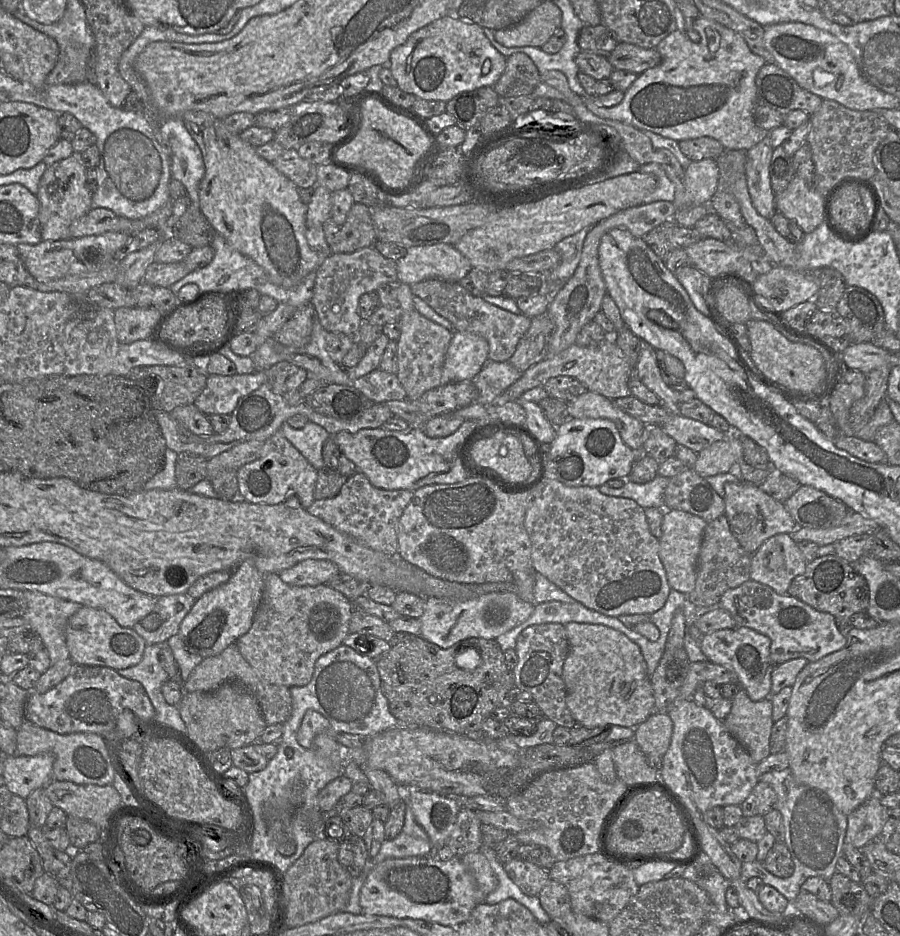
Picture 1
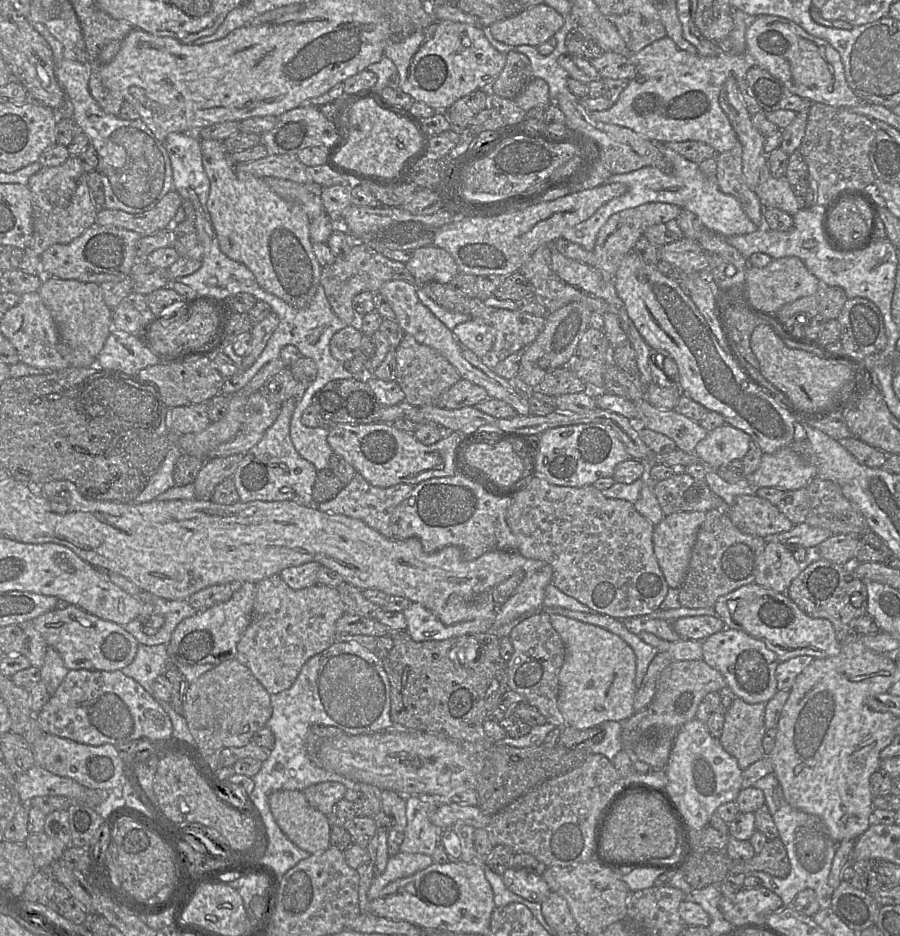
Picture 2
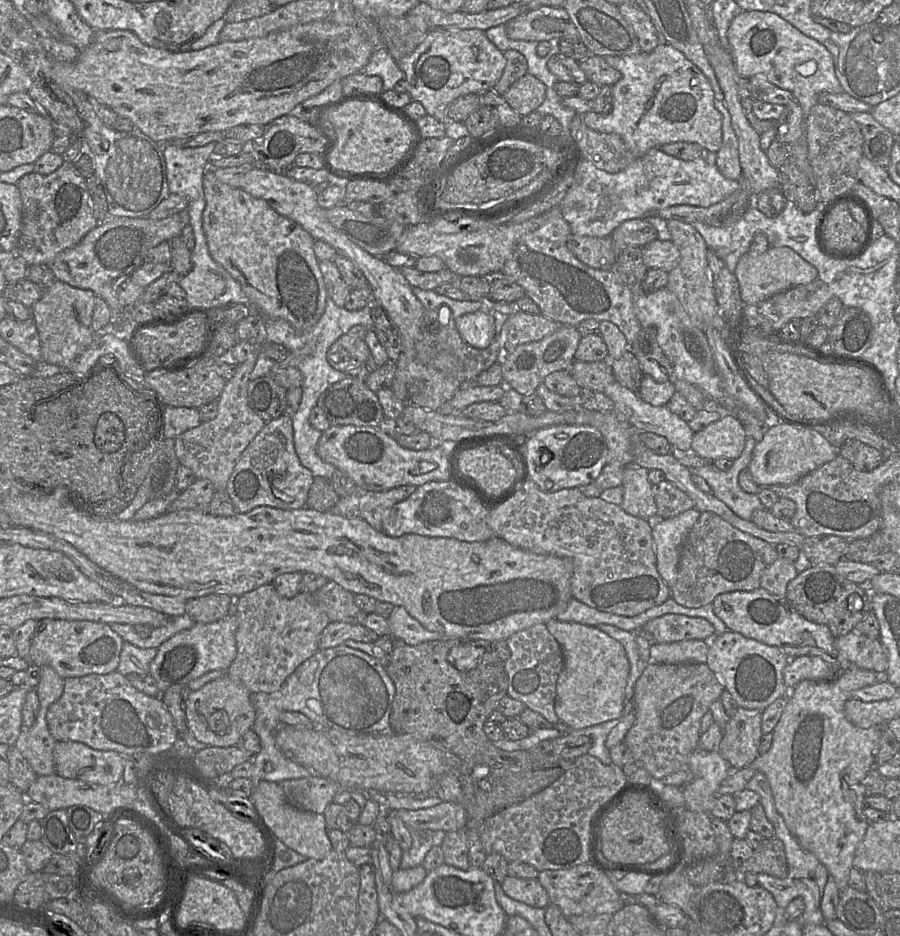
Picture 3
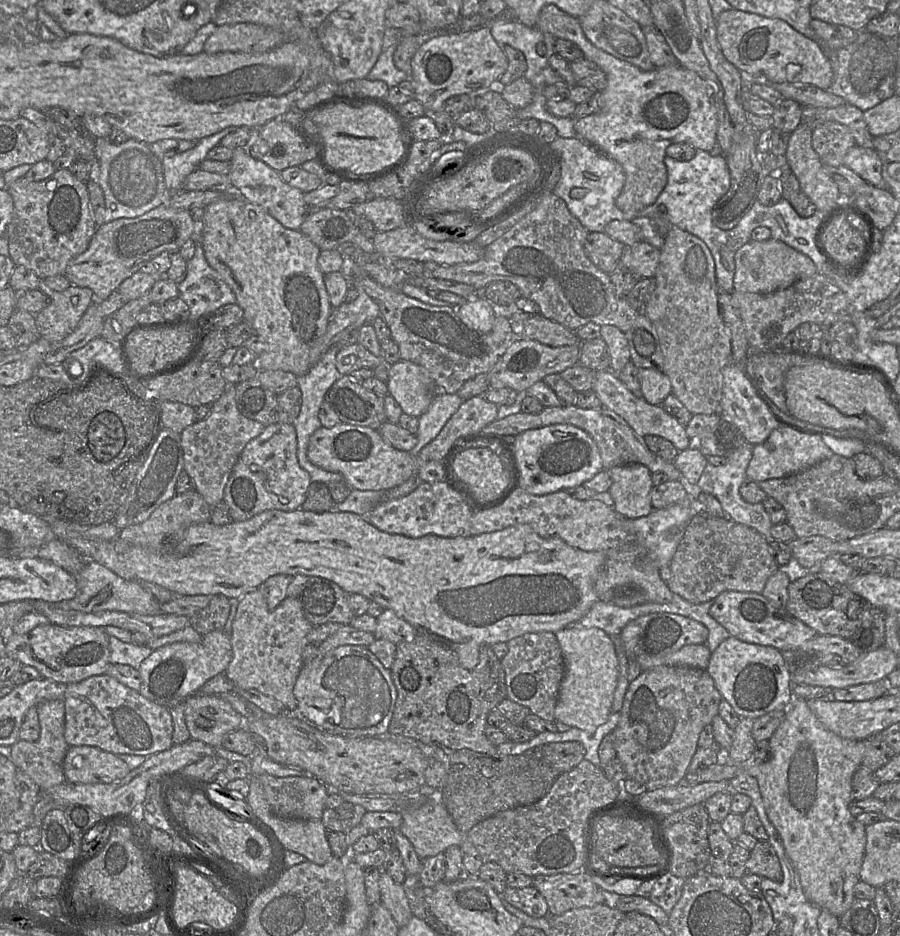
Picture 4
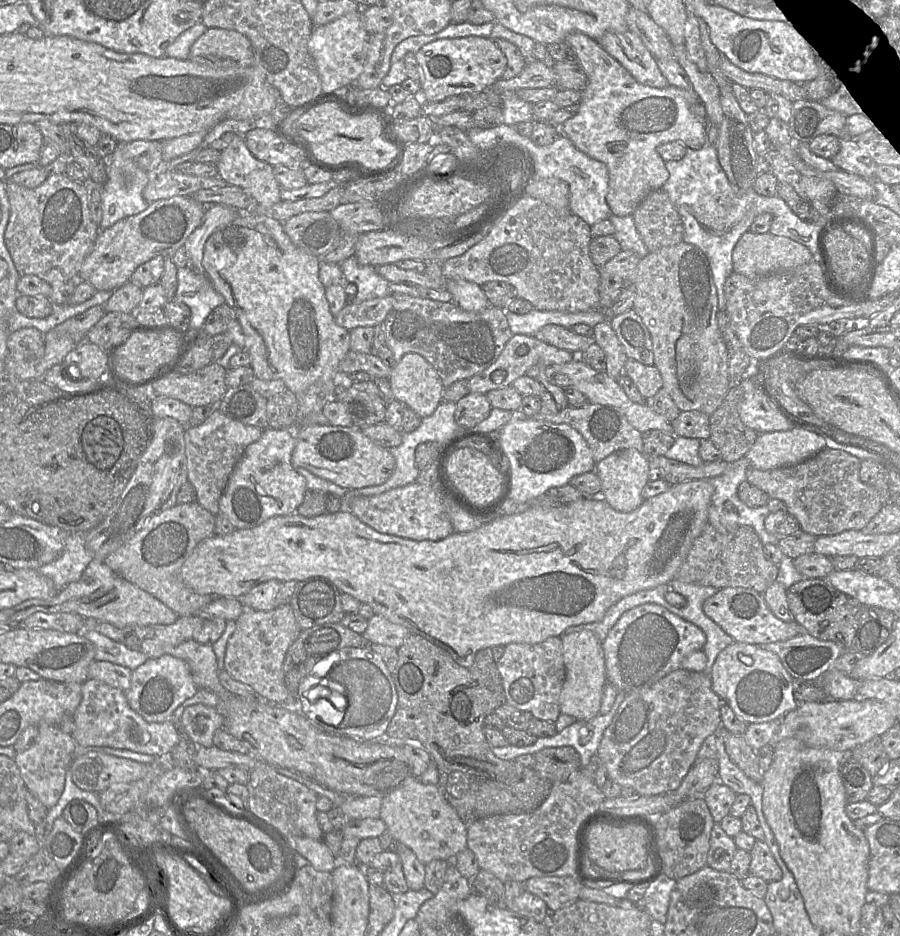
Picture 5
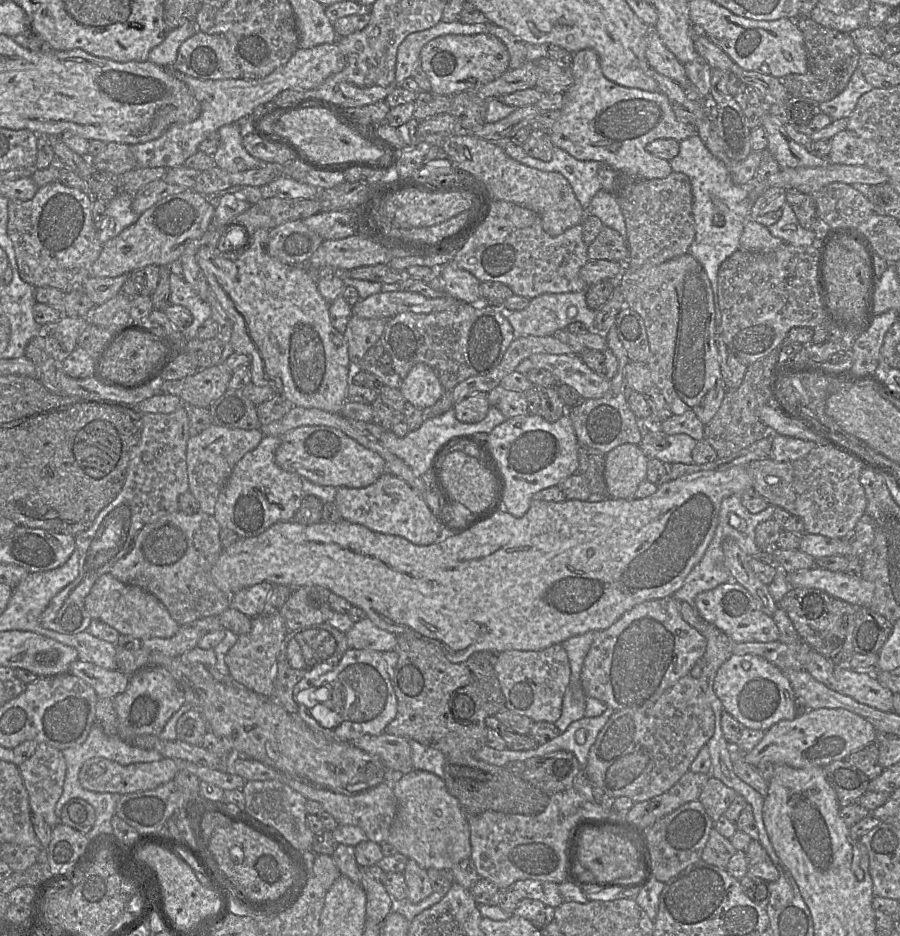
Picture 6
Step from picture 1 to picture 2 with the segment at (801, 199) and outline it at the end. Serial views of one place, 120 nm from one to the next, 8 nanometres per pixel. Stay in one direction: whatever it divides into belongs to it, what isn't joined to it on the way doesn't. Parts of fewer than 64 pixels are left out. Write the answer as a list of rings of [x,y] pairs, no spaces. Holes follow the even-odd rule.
[[[768,163],[762,167],[755,193],[763,207],[778,208],[792,216],[802,208],[787,178],[773,177]]]

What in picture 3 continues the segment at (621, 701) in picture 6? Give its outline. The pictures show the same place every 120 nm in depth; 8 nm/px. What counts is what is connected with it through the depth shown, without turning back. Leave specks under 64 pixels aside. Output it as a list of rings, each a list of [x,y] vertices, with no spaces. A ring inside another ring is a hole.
[[[666,614],[654,618],[642,627],[652,642],[672,643],[683,640],[708,641],[714,636],[714,627],[706,619],[680,614]]]

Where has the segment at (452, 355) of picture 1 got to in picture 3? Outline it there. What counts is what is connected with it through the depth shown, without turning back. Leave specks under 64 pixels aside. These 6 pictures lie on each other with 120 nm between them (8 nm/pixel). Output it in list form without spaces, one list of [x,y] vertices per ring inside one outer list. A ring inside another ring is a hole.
[[[487,303],[486,308],[482,308],[481,310],[478,310],[476,312],[464,314],[460,316],[459,318],[457,318],[456,327],[457,327],[459,334],[461,335],[461,337],[466,343],[468,343],[470,346],[477,348],[477,349],[485,349],[491,344],[494,338],[494,335],[495,335],[496,315],[488,308],[488,303]]]

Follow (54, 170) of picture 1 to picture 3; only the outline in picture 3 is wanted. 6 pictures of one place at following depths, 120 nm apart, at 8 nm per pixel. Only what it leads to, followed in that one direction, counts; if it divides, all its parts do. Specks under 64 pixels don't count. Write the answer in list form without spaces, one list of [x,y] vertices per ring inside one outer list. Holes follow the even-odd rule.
[[[72,162],[63,164],[53,173],[42,175],[32,172],[24,175],[16,184],[22,199],[22,222],[16,254],[28,265],[48,265],[62,251],[77,245],[98,224],[93,214],[86,178],[78,173]]]

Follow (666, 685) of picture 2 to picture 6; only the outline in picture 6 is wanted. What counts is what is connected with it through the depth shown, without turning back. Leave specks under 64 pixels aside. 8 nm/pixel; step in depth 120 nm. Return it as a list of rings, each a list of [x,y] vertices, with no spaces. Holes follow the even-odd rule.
[[[689,674],[668,688],[650,707],[630,707],[614,711],[591,746],[584,771],[605,794],[626,796],[634,803],[649,800],[669,790],[687,771],[715,730],[712,707],[699,681]]]

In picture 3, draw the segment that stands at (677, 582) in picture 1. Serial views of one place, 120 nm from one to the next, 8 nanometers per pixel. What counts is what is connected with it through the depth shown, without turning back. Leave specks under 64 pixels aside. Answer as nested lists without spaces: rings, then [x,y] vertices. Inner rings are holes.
[[[696,508],[673,518],[659,519],[652,523],[652,536],[657,559],[657,570],[671,587],[677,578],[682,544],[700,516]]]

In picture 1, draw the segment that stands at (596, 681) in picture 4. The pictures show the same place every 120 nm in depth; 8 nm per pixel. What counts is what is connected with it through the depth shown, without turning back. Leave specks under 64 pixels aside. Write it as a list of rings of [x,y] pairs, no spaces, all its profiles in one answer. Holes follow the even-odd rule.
[[[570,622],[564,625],[569,652],[563,665],[566,705],[577,722],[587,728],[620,725],[634,729],[655,713],[655,698],[651,677],[640,647],[625,634],[605,625]]]

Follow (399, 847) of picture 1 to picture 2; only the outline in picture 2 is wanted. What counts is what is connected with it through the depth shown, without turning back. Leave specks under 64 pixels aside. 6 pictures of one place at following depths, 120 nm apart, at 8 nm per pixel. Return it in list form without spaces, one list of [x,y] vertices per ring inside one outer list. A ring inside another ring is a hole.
[[[404,853],[389,857],[385,871],[374,877],[368,890],[368,899],[371,902],[389,883],[411,876],[418,871],[429,867],[433,862],[432,856],[421,853]]]

